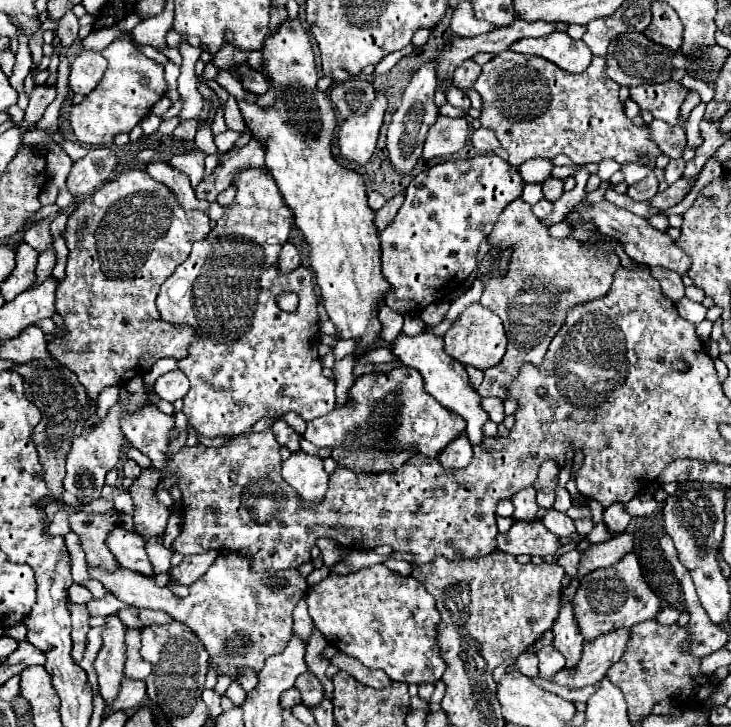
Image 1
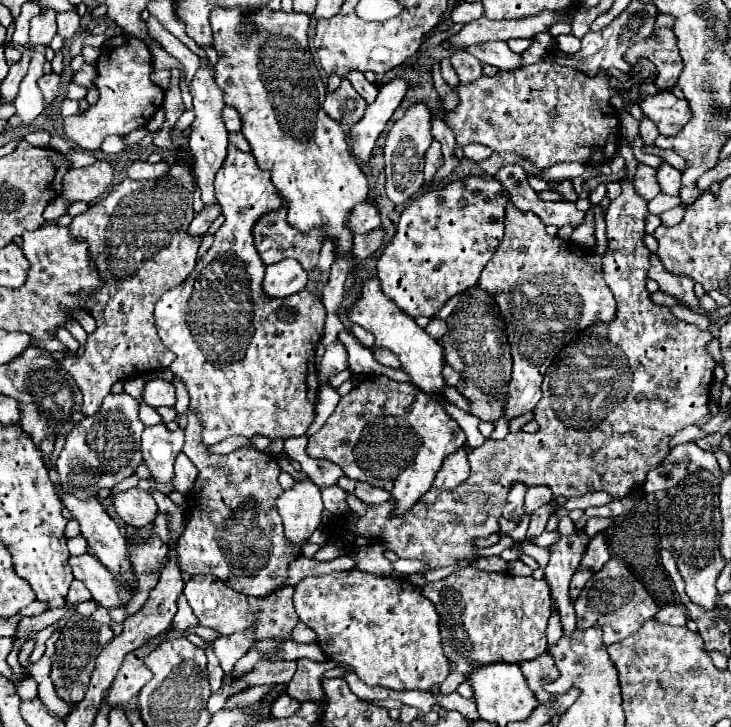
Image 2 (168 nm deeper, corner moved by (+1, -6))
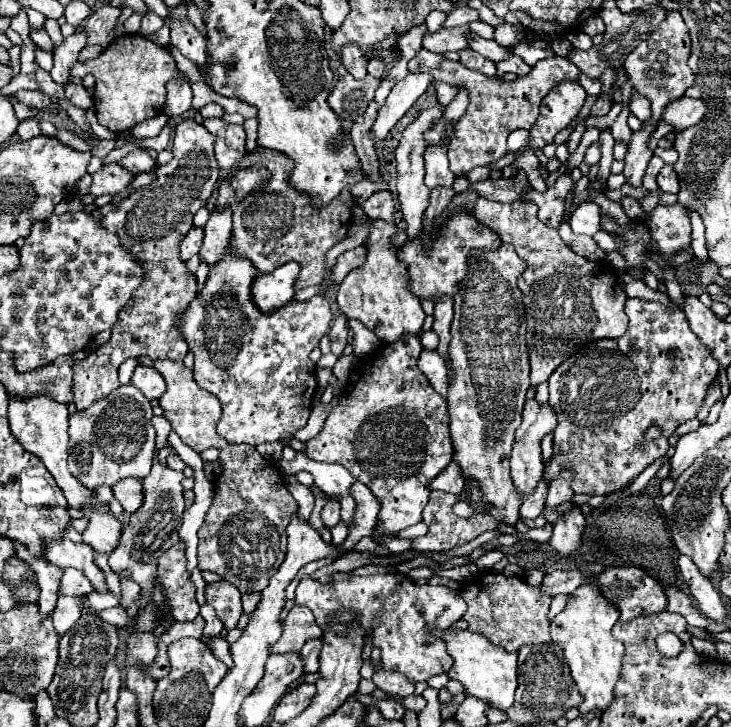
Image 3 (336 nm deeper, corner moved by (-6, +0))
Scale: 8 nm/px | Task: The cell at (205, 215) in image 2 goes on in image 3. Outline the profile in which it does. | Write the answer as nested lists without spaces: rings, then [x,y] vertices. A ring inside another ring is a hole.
[[[192,228],[192,232],[188,232],[188,236],[184,236],[184,240],[180,244],[180,260],[182,262],[188,262],[200,250],[200,240],[202,238],[204,238],[202,228]]]

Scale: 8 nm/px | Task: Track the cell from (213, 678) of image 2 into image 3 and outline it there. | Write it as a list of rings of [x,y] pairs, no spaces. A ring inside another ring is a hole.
[[[208,603],[203,604],[200,607],[200,616],[202,616],[206,622],[200,640],[206,643],[220,636],[221,630],[224,628],[223,623],[217,617],[215,610]]]

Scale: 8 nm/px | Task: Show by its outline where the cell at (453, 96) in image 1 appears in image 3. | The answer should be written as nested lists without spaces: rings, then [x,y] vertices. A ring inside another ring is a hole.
[[[434,82],[434,88],[436,88],[436,98],[442,106],[448,106],[454,100],[454,96],[458,94],[458,88],[446,82]]]

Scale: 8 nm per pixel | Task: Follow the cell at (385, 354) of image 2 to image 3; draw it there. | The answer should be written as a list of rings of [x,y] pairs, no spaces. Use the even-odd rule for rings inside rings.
[[[424,350],[420,354],[418,368],[426,374],[426,378],[430,380],[430,384],[444,396],[444,392],[446,392],[446,380],[444,380],[444,376],[446,376],[446,364],[444,364],[444,358],[438,352]]]

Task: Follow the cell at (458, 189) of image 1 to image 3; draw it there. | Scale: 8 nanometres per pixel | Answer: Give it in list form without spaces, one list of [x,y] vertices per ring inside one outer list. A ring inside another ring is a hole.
[[[456,210],[448,222],[442,224],[440,228],[440,238],[434,242],[430,254],[424,254],[424,240],[426,234],[420,234],[420,238],[416,238],[414,242],[406,242],[400,250],[400,260],[408,266],[408,274],[410,274],[410,288],[416,296],[454,296],[456,288],[460,284],[460,280],[464,278],[466,266],[468,266],[468,256],[472,250],[476,248],[496,248],[500,244],[500,238],[490,230],[484,228],[482,224],[476,224],[476,218],[470,212],[462,212]]]

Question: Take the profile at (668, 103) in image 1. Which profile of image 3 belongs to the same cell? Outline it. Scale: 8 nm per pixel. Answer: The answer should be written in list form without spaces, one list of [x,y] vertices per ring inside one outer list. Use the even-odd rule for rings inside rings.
[[[688,96],[676,100],[676,104],[670,104],[666,110],[664,110],[664,120],[668,124],[672,124],[674,128],[678,130],[684,130],[684,128],[690,128],[690,126],[696,126],[698,122],[704,120],[706,116],[706,104],[702,100],[692,100]]]

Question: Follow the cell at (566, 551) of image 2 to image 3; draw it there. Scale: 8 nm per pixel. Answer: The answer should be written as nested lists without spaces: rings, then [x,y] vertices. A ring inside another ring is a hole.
[[[574,504],[570,512],[564,512],[556,522],[552,522],[552,538],[548,544],[558,552],[558,556],[574,556],[576,550],[582,546],[582,530],[584,516],[578,504]]]

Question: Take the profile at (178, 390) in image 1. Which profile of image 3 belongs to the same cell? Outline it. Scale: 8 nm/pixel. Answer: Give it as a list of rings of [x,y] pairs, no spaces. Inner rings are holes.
[[[140,364],[136,366],[130,384],[136,386],[148,400],[158,400],[166,388],[164,378],[152,366],[140,366]]]

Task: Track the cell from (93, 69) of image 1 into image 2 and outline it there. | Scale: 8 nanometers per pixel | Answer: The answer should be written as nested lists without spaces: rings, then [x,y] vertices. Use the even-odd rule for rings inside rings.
[[[85,64],[79,72],[75,72],[73,76],[73,84],[83,86],[87,90],[95,88],[95,80],[97,80],[97,68],[93,64]]]

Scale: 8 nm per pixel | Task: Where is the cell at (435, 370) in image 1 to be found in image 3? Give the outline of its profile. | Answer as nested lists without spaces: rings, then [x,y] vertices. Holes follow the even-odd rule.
[[[384,220],[372,224],[372,232],[366,240],[366,262],[354,268],[344,282],[338,286],[338,306],[348,318],[364,322],[382,342],[400,340],[404,334],[420,334],[426,314],[422,312],[420,300],[408,290],[408,270],[404,262],[398,260],[400,246],[392,244],[396,226]]]

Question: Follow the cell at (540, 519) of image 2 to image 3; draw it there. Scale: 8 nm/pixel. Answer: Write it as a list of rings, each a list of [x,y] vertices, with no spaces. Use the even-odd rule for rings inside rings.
[[[562,470],[552,482],[548,482],[548,498],[546,498],[546,510],[554,510],[554,506],[568,502],[574,492],[570,488],[574,474],[572,470]]]

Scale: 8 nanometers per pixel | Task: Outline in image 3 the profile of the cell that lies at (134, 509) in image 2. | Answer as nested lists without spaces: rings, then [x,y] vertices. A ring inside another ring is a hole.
[[[128,478],[128,480],[120,480],[118,484],[112,486],[116,500],[122,504],[122,508],[132,514],[136,512],[136,508],[140,508],[140,500],[144,500],[142,492],[140,492],[140,480],[138,478]]]

